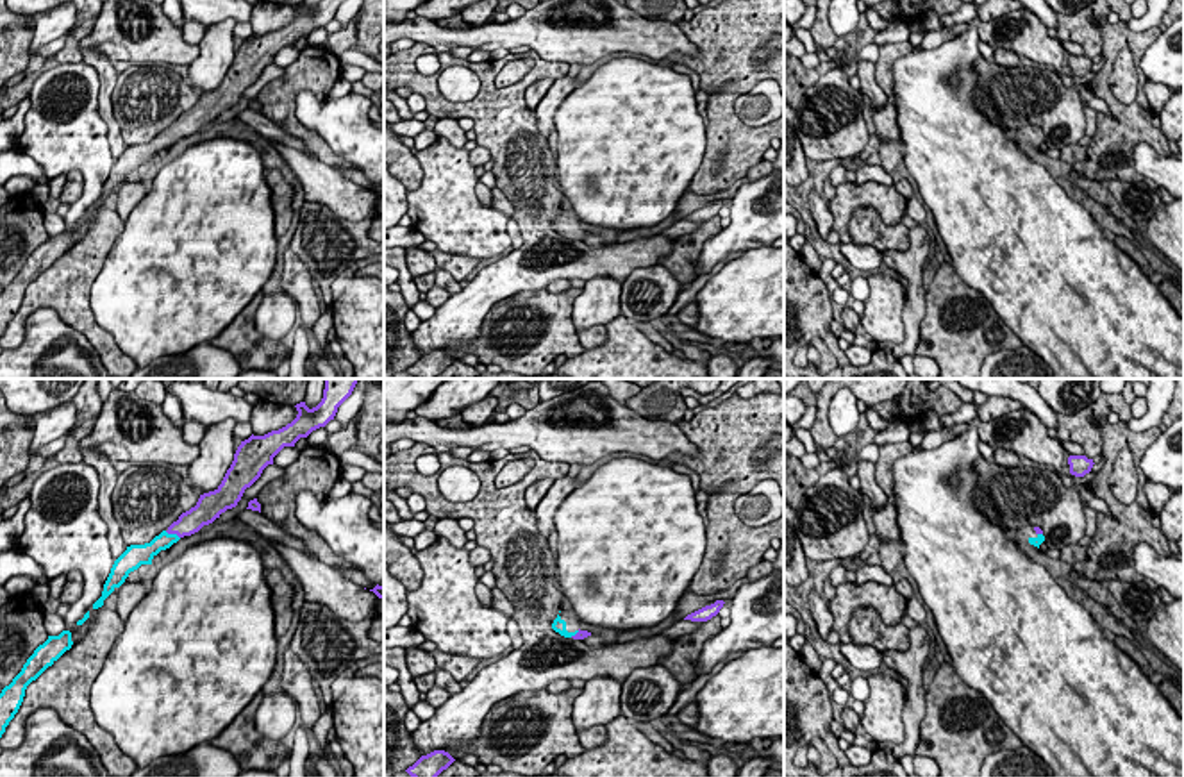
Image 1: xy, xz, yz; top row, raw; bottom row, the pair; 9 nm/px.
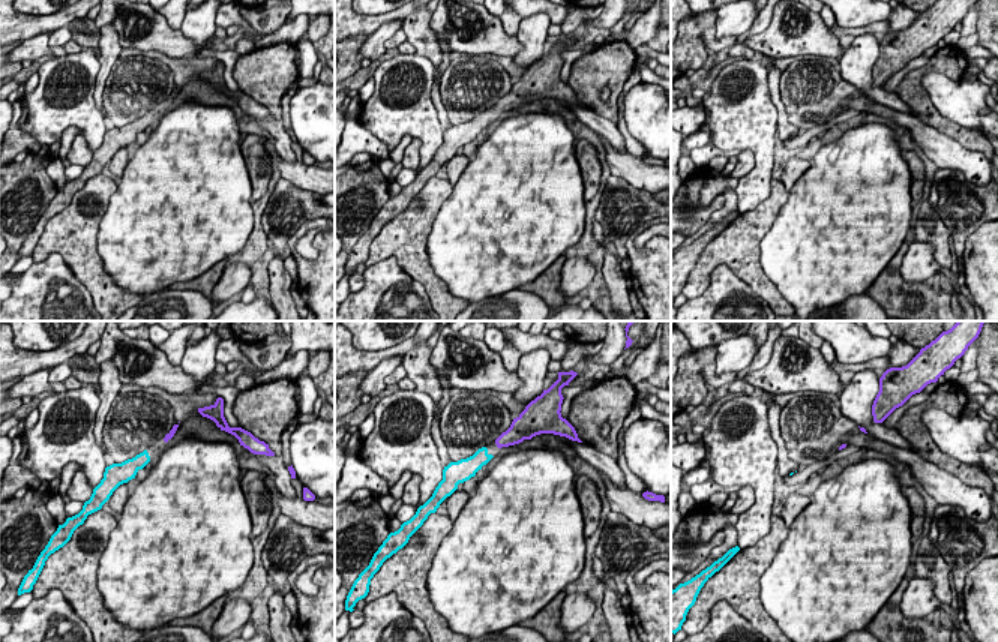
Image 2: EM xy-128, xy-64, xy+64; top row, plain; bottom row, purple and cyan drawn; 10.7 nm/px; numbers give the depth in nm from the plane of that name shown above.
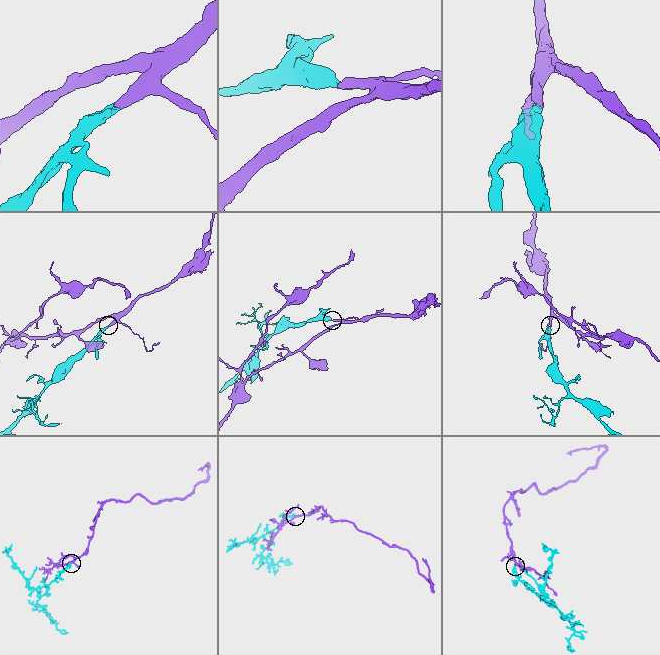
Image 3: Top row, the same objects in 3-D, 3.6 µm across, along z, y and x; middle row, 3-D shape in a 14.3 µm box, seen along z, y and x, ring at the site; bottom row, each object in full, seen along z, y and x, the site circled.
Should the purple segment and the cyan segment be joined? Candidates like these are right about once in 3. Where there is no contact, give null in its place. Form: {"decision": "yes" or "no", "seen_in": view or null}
{"decision": "yes", "seen_in": "xy"}

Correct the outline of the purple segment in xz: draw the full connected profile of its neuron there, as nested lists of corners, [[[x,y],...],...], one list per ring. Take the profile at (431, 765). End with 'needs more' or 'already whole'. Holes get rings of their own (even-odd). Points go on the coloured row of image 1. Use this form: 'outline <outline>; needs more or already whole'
outline [[[434,750],[427,756],[421,756],[413,766],[405,772],[411,777],[438,777],[446,770],[455,759],[445,750]]]; already whole

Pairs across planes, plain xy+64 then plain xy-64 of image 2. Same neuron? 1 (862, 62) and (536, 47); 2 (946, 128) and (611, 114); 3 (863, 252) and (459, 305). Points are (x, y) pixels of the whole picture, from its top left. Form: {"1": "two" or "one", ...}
{"1": "one", "2": "one", "3": "two"}

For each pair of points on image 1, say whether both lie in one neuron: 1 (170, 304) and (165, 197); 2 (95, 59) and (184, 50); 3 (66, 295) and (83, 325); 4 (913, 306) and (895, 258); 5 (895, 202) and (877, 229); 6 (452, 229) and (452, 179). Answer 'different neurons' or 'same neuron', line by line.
1: same neuron
2: different neurons
3: same neuron
4: same neuron
5: different neurons
6: same neuron

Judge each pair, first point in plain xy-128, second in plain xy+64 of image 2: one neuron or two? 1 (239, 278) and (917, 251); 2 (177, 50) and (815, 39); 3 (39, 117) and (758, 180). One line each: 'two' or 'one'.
1: one
2: one
3: one

